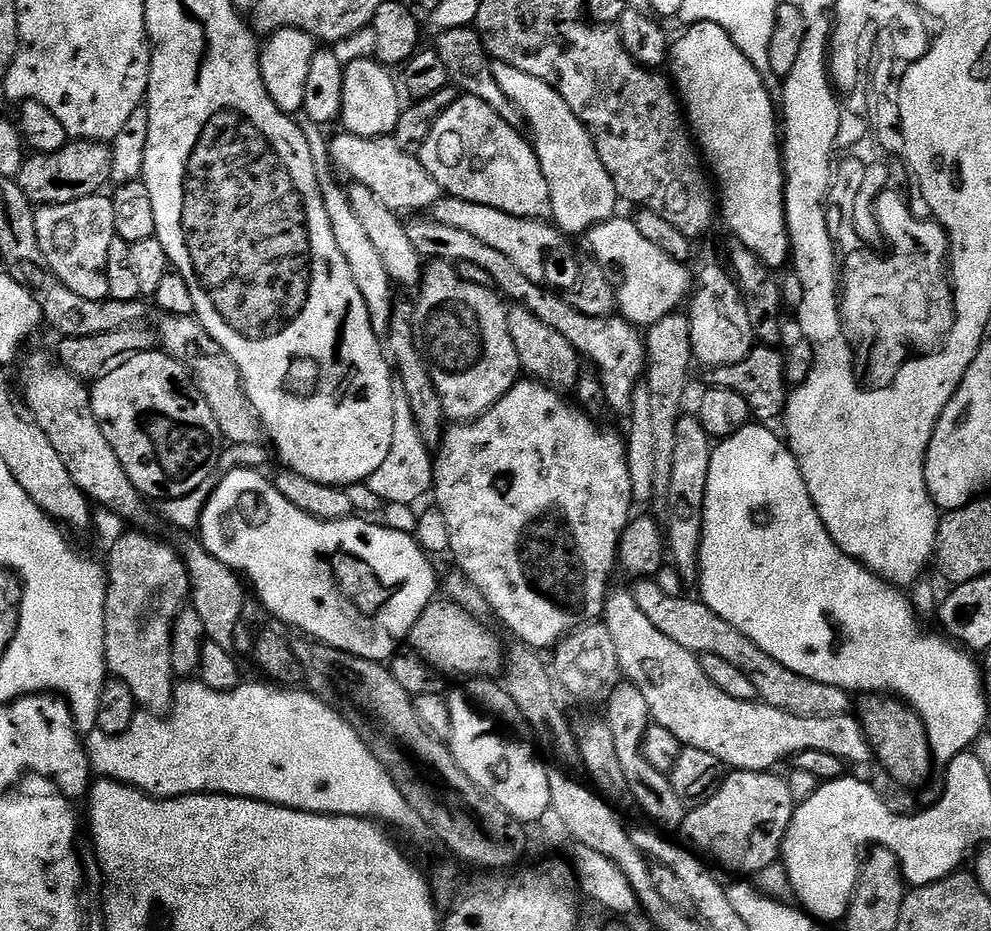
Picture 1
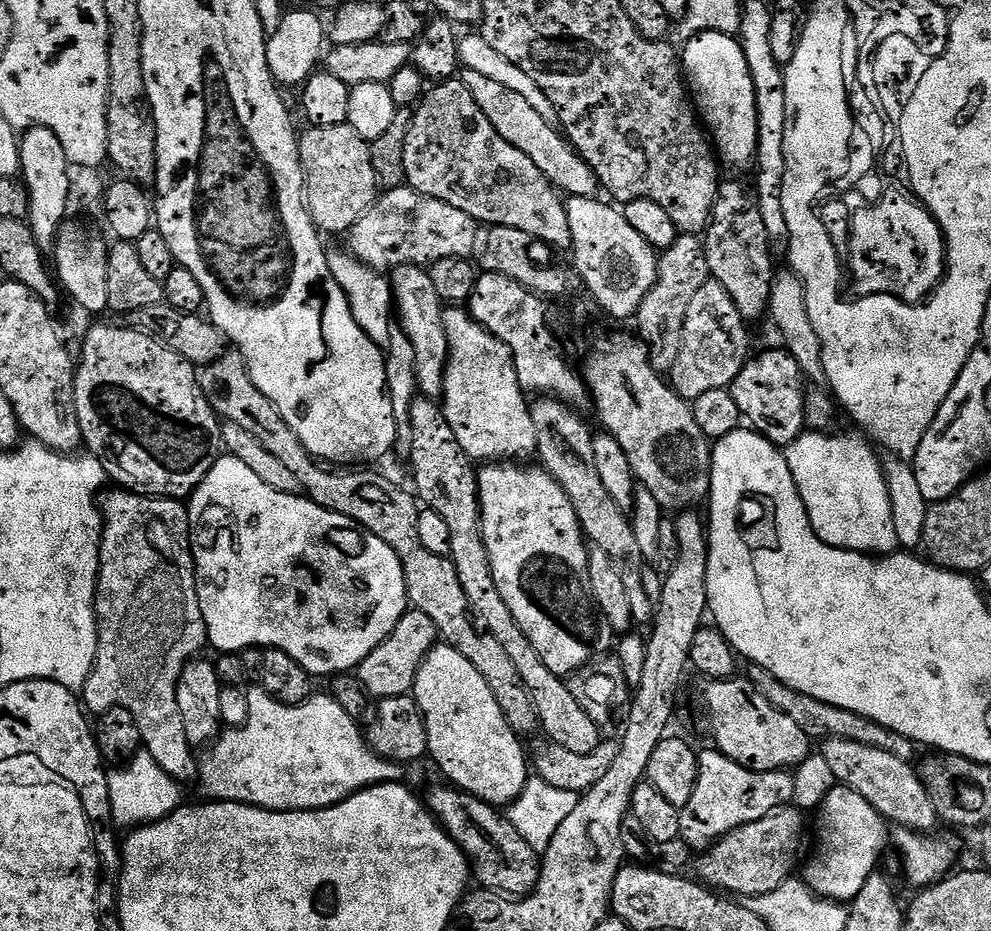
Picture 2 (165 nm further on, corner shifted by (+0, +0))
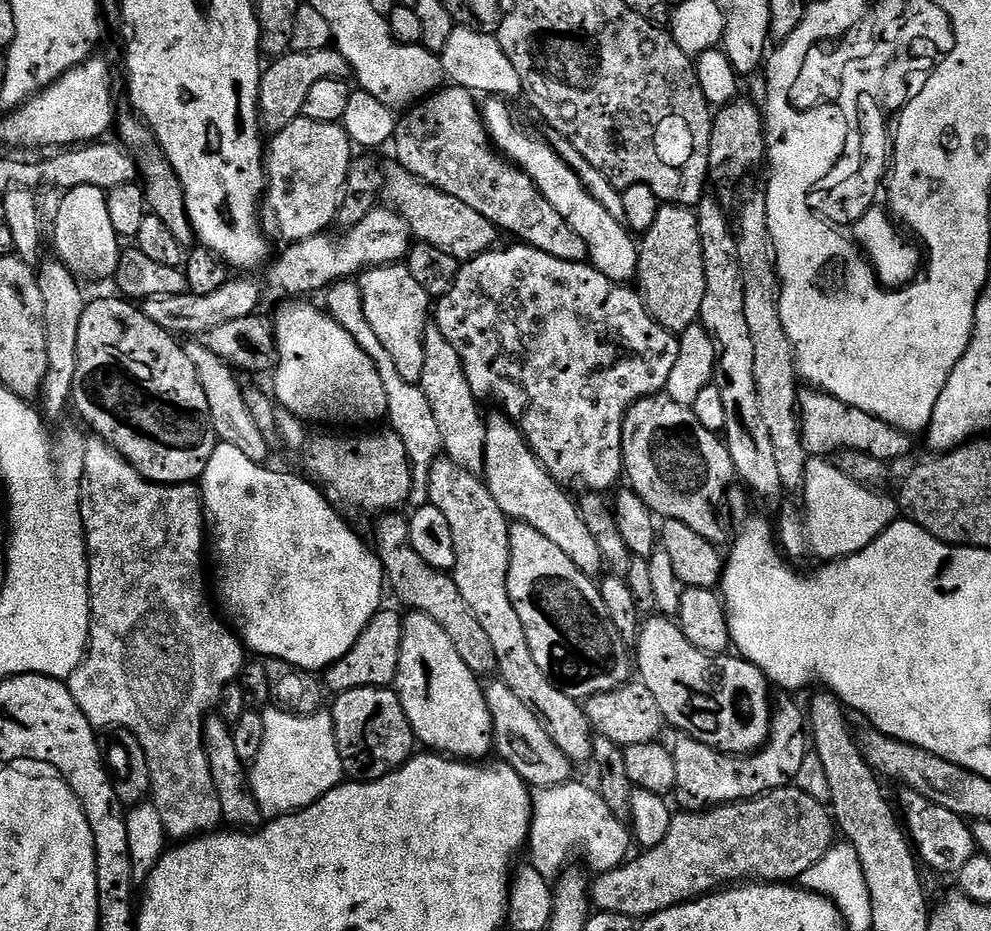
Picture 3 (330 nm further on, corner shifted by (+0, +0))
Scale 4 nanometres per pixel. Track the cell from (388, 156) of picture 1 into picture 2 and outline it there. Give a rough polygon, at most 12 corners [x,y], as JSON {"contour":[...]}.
{"contour":[[348,123],[299,133],[308,212],[347,233],[378,199]]}

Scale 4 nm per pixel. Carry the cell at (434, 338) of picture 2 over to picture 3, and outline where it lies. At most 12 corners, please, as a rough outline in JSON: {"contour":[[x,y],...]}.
{"contour":[[424,329],[418,387],[440,447],[462,470],[484,471],[486,416],[457,351]]}

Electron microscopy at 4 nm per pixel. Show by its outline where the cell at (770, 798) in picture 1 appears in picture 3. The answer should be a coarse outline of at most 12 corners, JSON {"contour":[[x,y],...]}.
{"contour":[[775,705],[768,742],[728,755],[680,734],[674,804],[702,812],[795,785],[806,712]]}

